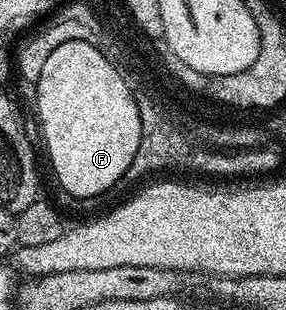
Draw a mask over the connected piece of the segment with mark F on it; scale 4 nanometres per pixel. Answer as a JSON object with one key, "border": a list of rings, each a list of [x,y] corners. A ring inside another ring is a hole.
{"border":[[[72,40],[56,48],[45,61],[36,83],[38,118],[42,121],[42,138],[50,153],[50,166],[63,192],[74,198],[94,198],[112,189],[117,182],[121,183],[142,139],[142,121],[137,102],[122,78],[121,69],[90,42]]]}

